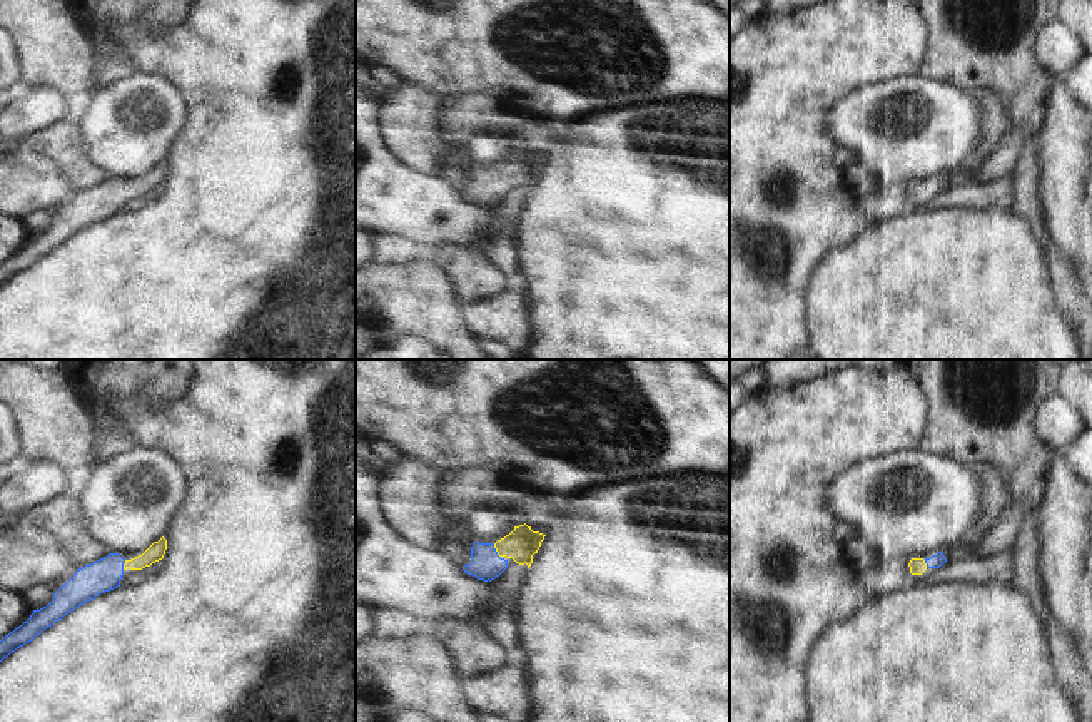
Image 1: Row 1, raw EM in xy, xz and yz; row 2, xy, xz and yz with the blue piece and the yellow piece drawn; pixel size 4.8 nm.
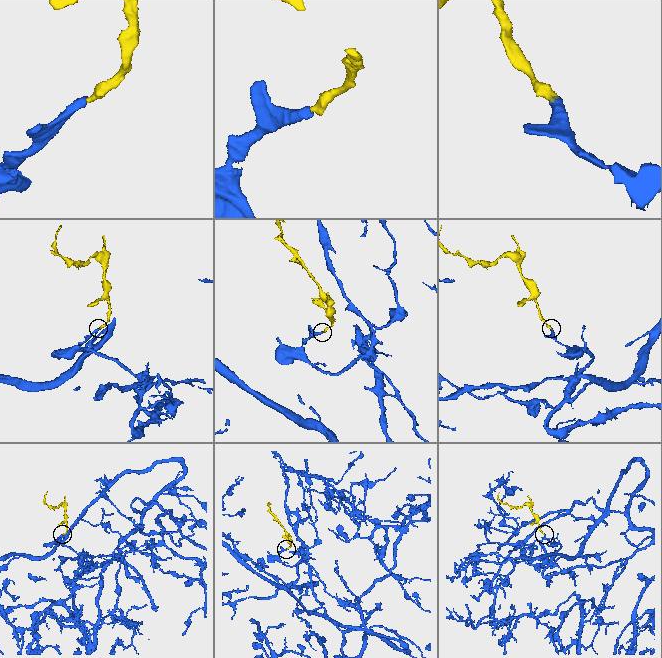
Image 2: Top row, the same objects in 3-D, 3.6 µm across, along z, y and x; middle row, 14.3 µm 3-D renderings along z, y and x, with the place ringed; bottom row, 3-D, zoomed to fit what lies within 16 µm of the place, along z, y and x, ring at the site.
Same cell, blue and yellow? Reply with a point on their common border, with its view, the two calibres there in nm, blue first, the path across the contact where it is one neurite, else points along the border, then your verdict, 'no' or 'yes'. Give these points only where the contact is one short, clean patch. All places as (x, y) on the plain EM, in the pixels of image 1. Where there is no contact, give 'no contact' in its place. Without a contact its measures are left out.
meets blue in xz at (495, 176); 150 nm thick on the blue side, 160 nm on the other; runs through xz (486, 189), (486, 184), (495, 176), (521, 169); yes

